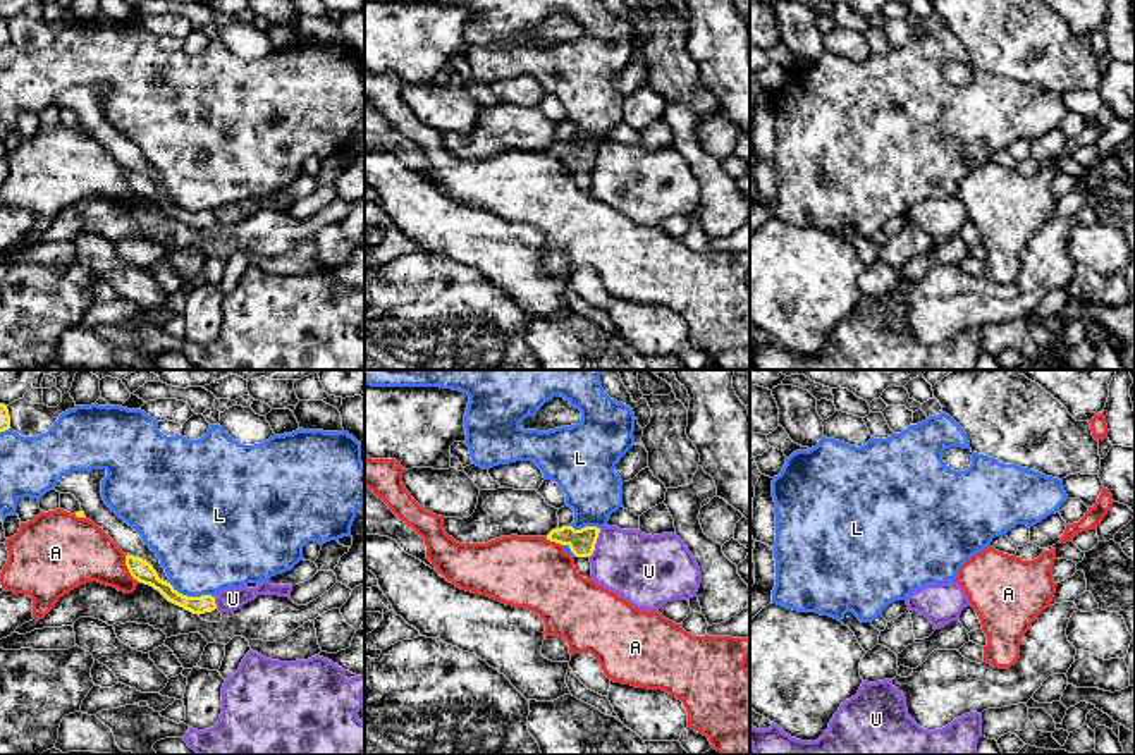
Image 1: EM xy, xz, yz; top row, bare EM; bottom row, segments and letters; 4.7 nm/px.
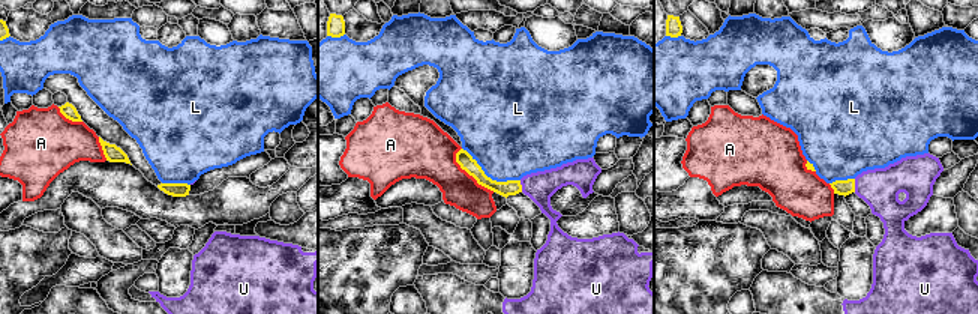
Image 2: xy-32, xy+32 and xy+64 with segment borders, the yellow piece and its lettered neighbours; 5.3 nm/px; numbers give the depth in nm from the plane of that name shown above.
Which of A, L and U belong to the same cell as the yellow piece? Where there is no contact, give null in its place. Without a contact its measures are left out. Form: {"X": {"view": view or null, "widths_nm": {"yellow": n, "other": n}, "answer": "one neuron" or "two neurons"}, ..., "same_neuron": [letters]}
{"A": {"view": "xy", "widths_nm": {"yellow": 100, "other": 300}, "answer": "two neurons"}, "L": {"view": "xy", "widths_nm": {"yellow": 90, "other": 440}, "answer": "two neurons"}, "U": {"view": "xz", "widths_nm": {"yellow": 130, "other": 320}, "answer": "two neurons"}, "same_neuron": []}

